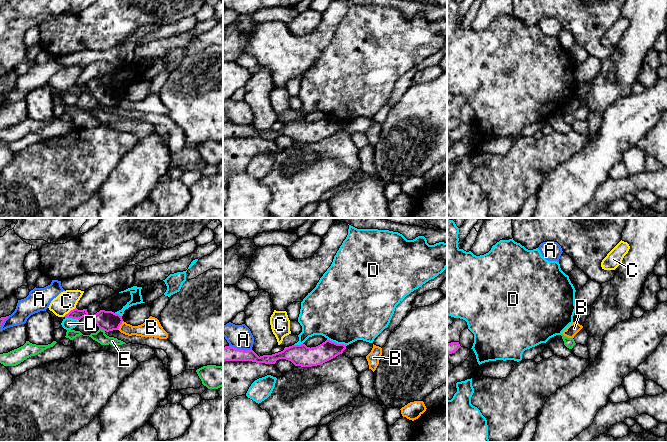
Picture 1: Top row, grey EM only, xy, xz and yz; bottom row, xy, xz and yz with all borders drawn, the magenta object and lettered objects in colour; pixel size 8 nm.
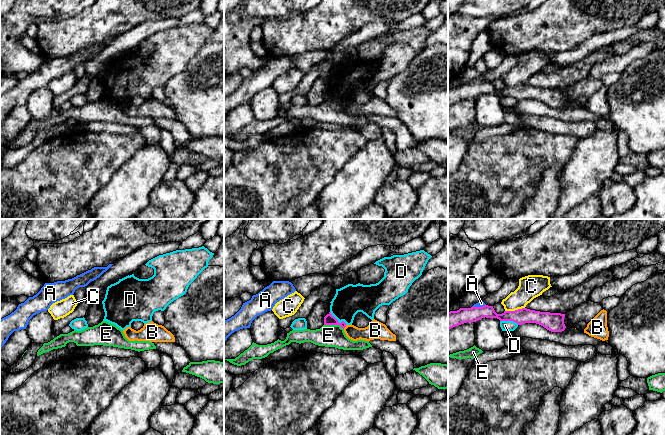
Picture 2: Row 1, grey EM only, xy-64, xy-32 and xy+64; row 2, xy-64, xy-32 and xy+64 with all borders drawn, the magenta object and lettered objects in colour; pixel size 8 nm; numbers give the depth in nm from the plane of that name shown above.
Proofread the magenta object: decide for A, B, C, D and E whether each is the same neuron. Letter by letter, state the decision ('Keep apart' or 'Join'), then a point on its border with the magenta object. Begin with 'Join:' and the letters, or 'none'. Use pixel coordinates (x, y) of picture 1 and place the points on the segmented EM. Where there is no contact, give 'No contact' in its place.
Join: none
A: Keep apart. Touches magenta at xz (239, 349)
B: Keep apart. Touches magenta at xy (120, 324)
C: Keep apart. Touches magenta at xy (70, 311)
D: Keep apart. Touches magenta at xz (336, 343)
E: Keep apart. Touches magenta at xy (102, 329)

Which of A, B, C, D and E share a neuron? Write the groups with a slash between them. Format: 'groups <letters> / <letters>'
groups A / B / C / D / E

